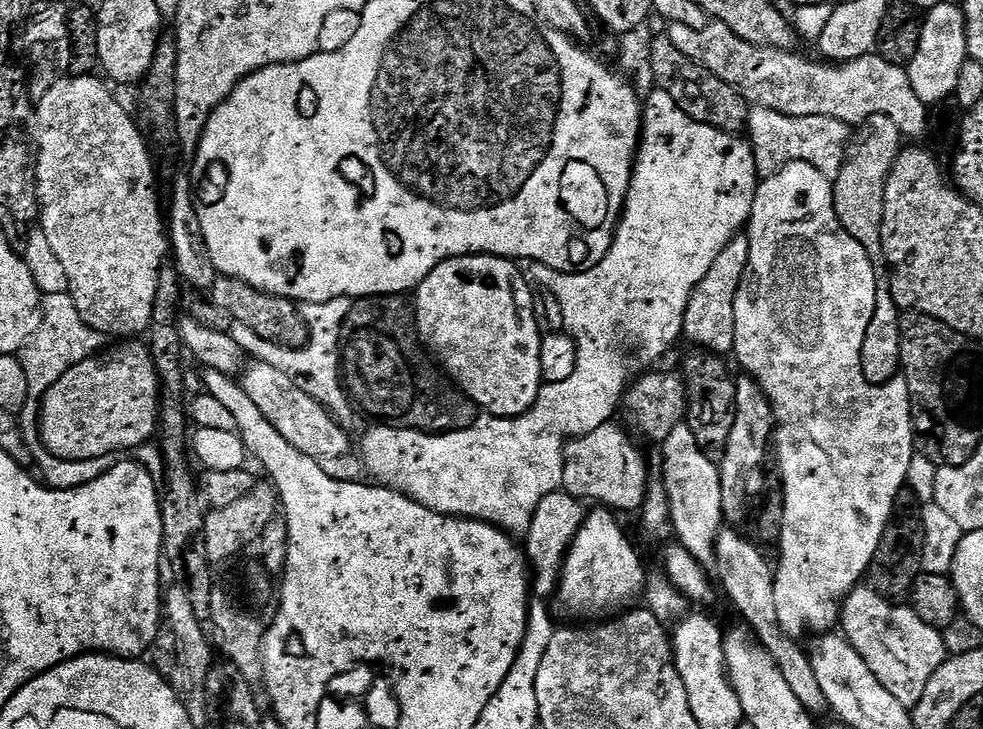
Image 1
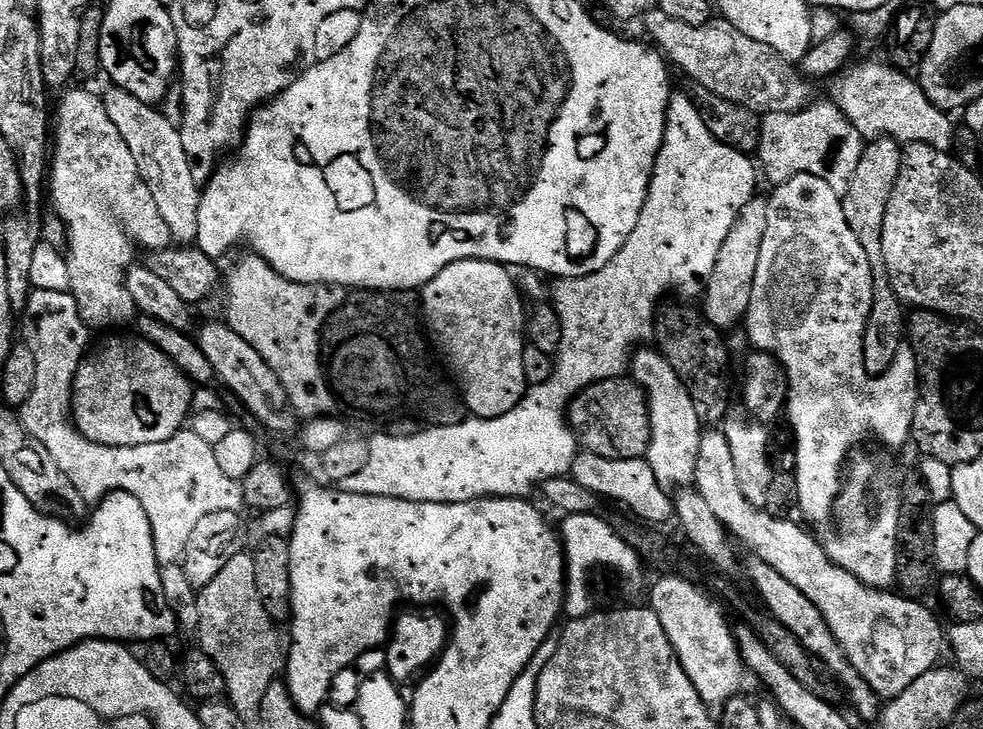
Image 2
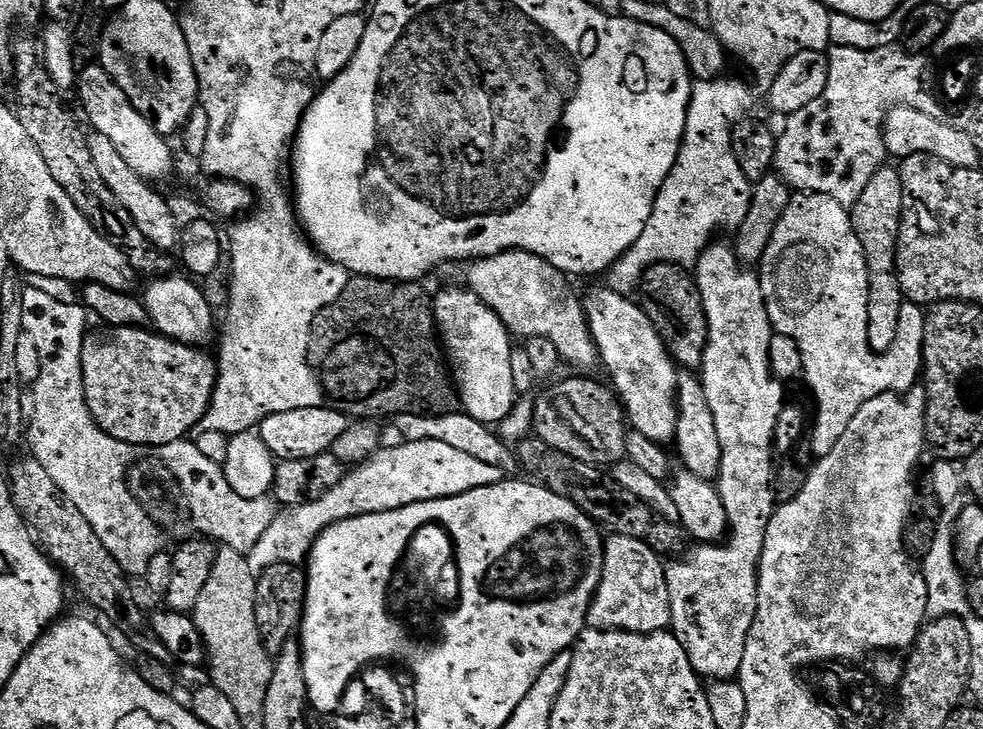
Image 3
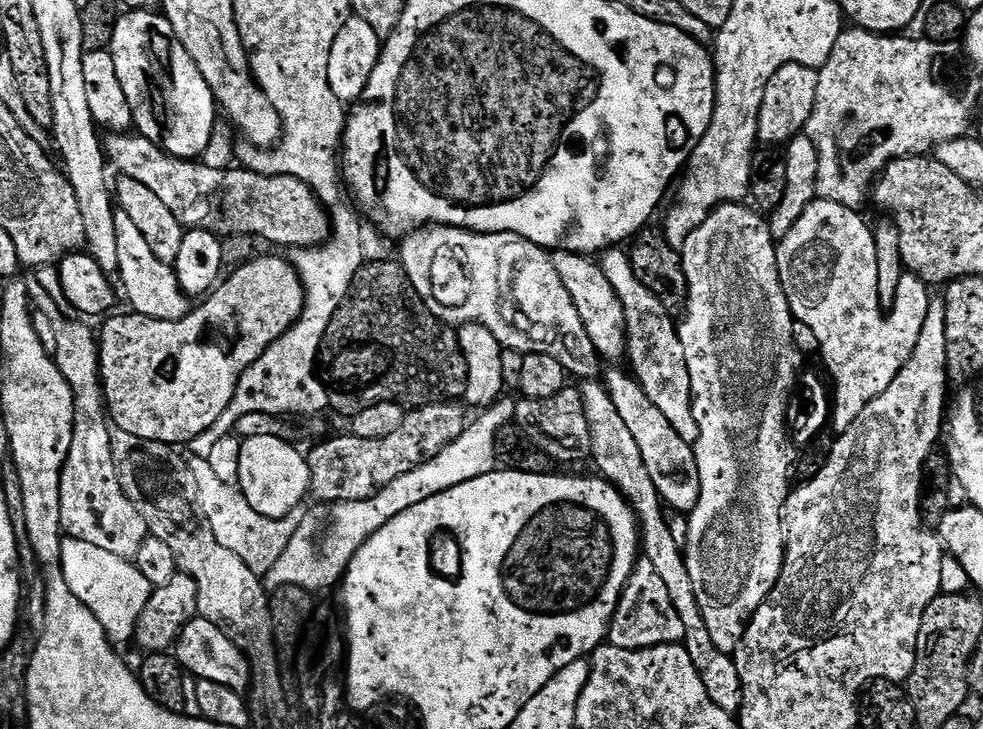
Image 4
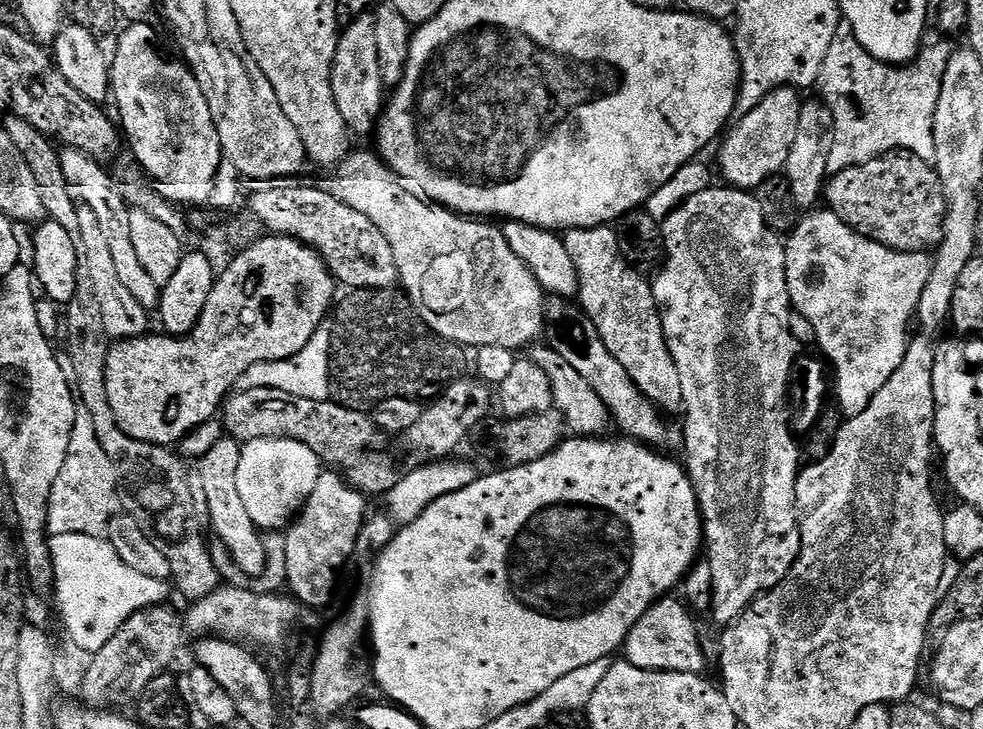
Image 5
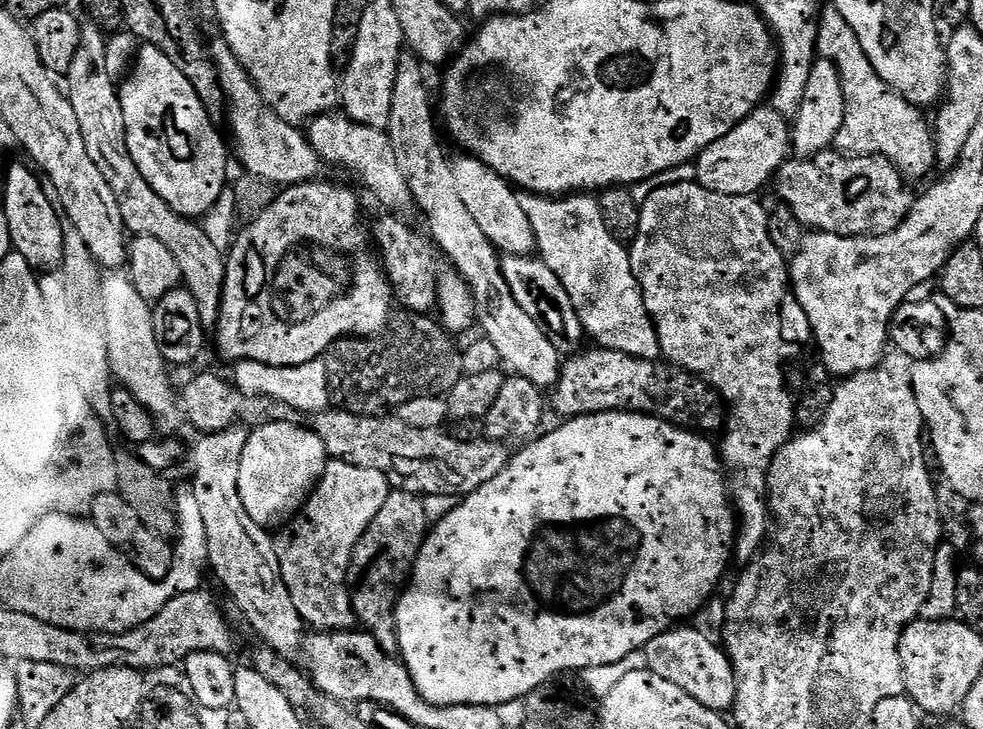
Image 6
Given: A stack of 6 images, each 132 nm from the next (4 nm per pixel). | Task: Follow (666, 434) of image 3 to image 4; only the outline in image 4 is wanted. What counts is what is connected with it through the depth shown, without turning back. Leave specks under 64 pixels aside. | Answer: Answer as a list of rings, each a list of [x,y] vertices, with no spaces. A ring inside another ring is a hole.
[[[578,252],[551,253],[554,270],[558,270],[558,278],[562,278],[562,286],[570,290],[570,298],[574,298],[574,306],[578,306],[578,314],[582,318],[582,326],[586,326],[586,334],[590,334],[590,342],[594,342],[597,353],[605,361],[620,362],[626,356],[626,333],[624,331],[624,307],[614,294],[614,288],[601,270],[595,259]]]

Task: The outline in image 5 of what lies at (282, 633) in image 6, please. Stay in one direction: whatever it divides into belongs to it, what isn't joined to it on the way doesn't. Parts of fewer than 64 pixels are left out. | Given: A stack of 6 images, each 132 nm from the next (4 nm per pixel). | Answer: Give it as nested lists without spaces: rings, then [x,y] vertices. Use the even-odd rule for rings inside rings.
[[[223,438],[211,446],[206,455],[198,460],[198,469],[202,474],[203,489],[206,490],[209,512],[207,519],[212,522],[218,539],[224,543],[232,560],[248,576],[260,576],[267,569],[267,556],[261,529],[257,528],[254,518],[242,506],[242,497],[238,490],[238,462],[240,461],[241,441]]]

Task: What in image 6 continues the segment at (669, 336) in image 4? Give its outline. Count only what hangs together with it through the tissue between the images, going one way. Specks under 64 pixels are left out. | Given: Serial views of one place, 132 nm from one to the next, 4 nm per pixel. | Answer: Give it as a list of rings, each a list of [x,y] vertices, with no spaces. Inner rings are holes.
[[[524,194],[520,196],[520,205],[530,218],[539,259],[566,286],[587,339],[618,354],[659,361],[660,339],[646,310],[629,249],[606,230],[599,199],[592,194],[568,194],[563,198]]]

